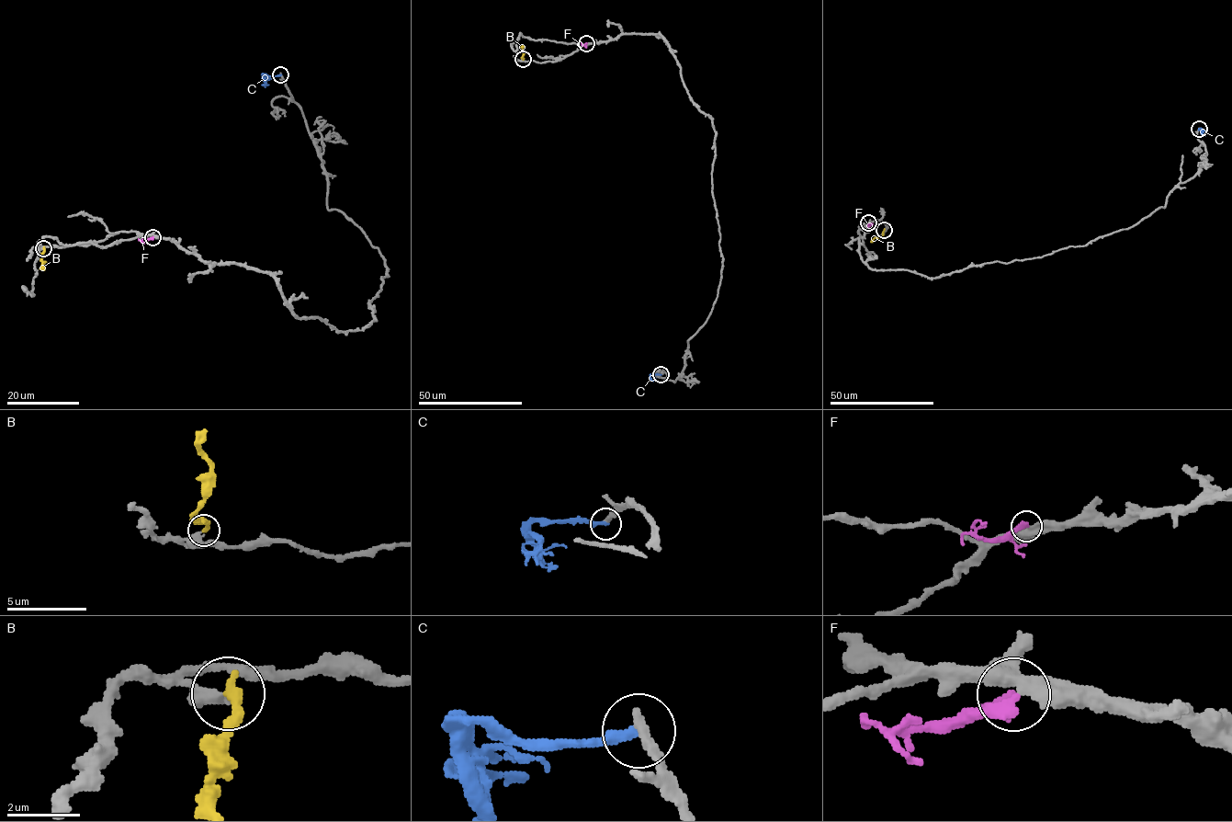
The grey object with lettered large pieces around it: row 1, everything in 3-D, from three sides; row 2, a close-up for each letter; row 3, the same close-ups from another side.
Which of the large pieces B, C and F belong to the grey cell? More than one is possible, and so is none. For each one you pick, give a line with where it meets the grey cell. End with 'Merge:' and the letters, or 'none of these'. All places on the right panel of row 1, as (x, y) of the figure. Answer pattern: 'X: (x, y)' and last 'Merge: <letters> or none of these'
Merge: none of these

